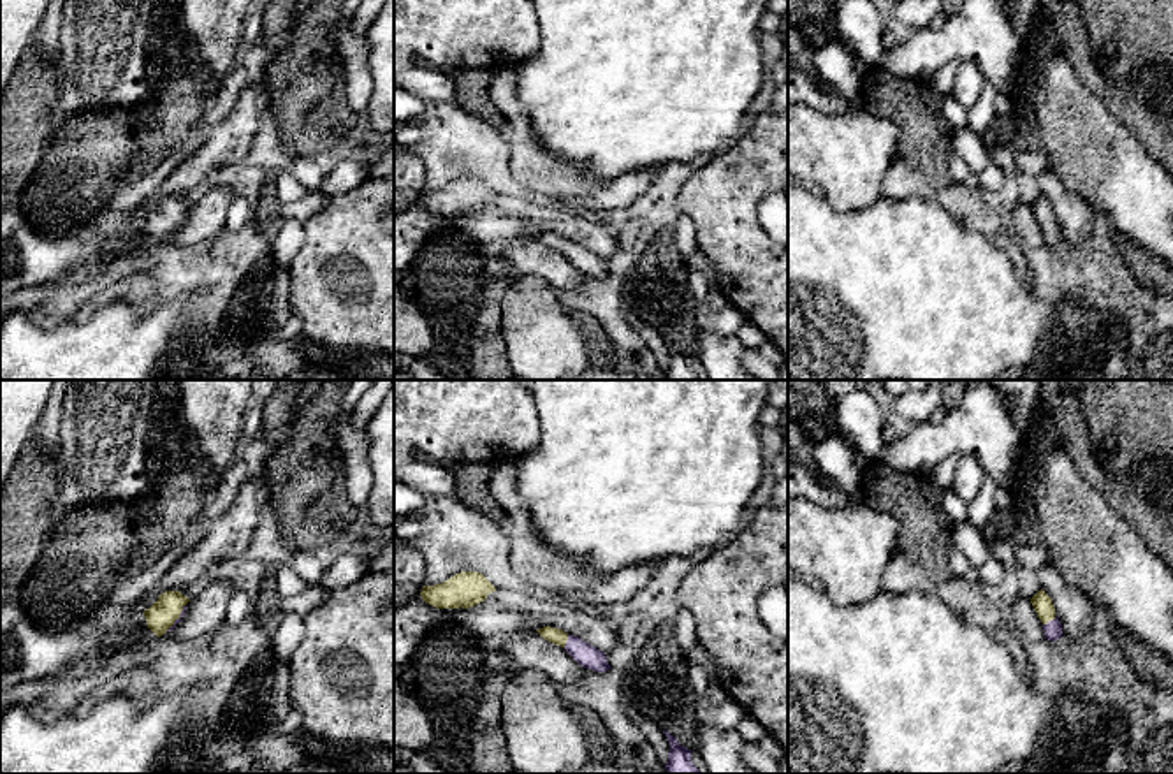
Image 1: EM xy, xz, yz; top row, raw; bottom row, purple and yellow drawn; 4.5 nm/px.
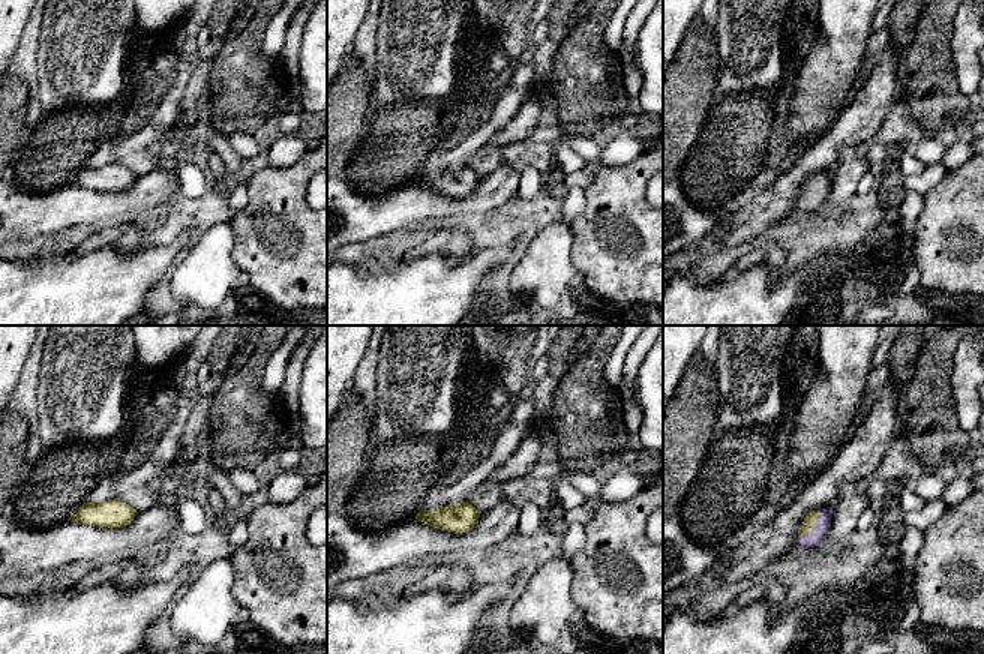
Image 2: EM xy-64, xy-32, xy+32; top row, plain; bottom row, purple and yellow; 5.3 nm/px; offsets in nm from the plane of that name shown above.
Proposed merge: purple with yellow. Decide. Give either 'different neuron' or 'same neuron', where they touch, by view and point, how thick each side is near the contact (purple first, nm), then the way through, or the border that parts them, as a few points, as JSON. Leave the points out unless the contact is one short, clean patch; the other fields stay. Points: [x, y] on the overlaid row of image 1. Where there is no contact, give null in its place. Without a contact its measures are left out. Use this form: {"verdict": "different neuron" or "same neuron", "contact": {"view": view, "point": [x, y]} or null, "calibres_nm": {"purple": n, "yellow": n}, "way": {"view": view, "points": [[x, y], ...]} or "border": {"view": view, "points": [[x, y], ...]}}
{"verdict": "same neuron", "contact": {"view": "yz", "point": [1049, 621]}, "calibres_nm": {"purple": 80, "yellow": 90}, "way": {"view": "yz", "points": [[1052, 628], [1049, 621], [1041, 602]]}}

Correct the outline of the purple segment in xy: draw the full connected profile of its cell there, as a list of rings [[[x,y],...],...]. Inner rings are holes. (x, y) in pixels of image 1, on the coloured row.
[[[179,591],[162,593],[158,600],[144,610],[148,628],[157,637],[162,637],[165,632],[174,630],[176,624],[181,621],[188,602],[190,600]]]

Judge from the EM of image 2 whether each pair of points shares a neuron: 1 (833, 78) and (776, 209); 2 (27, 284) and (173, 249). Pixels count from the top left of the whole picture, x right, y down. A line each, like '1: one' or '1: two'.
1: two
2: one

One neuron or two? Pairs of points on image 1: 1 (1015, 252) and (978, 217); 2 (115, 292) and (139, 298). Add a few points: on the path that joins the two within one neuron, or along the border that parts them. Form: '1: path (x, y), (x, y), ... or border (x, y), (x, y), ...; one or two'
1: path (1006, 243), (987, 224); one
2: path (120, 292), (134, 292); one

